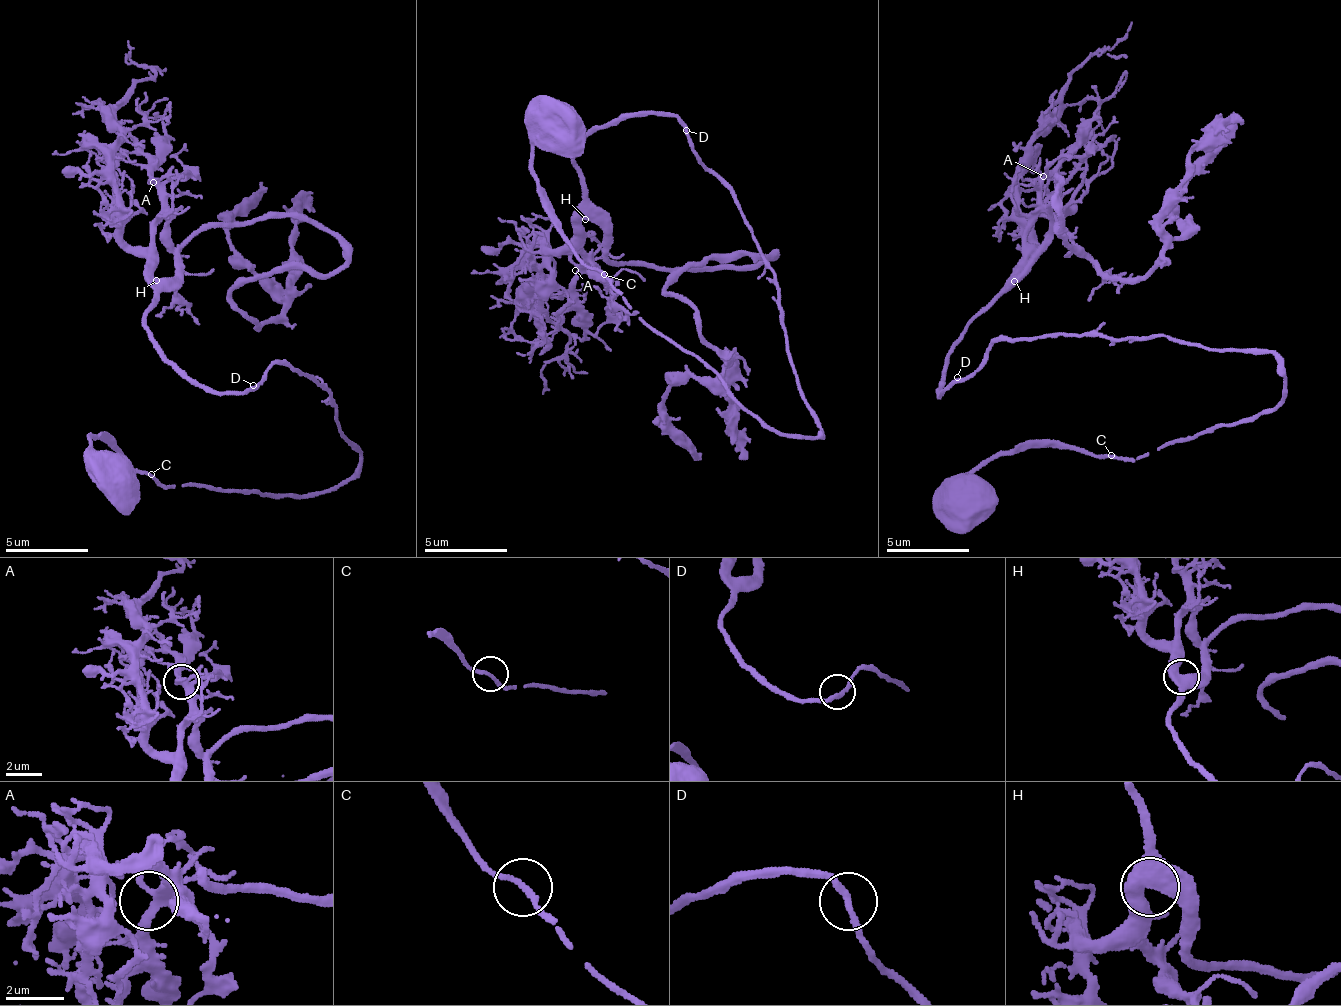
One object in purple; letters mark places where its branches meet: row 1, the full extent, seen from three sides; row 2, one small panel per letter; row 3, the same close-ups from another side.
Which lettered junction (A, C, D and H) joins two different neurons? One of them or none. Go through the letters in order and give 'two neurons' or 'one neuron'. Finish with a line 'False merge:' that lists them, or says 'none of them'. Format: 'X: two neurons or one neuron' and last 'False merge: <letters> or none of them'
A: one neuron
C: one neuron
D: one neuron
H: one neuron
False merge: none of them

